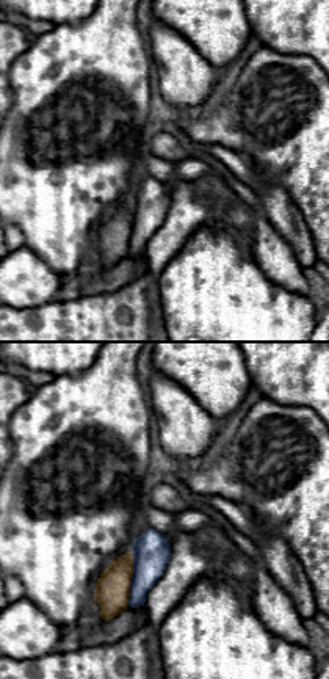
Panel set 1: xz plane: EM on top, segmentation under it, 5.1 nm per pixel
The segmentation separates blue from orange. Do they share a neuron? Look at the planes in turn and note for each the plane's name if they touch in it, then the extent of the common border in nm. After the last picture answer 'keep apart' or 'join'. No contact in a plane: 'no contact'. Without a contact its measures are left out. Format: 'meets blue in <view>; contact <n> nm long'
meets blue in xz; contact 280 nm long

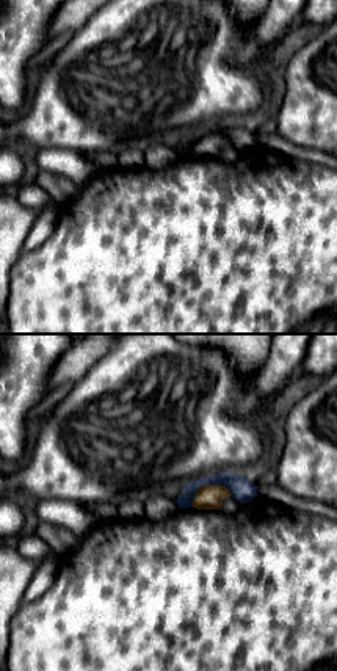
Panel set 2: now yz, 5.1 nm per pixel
meets blue in yz; contact 240 nm long

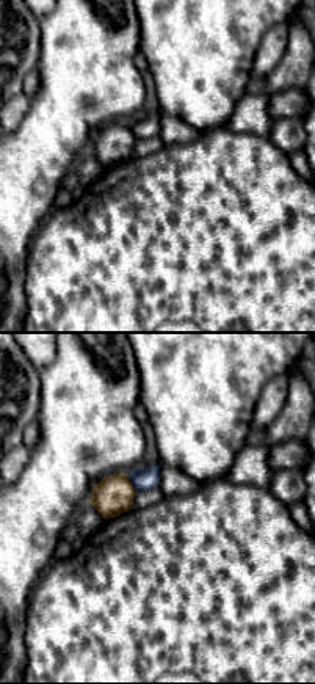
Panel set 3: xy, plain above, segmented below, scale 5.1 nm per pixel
meets blue in xy; contact 100 nm long

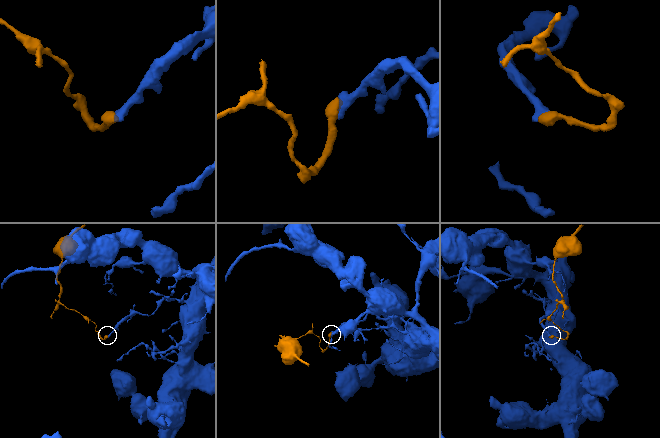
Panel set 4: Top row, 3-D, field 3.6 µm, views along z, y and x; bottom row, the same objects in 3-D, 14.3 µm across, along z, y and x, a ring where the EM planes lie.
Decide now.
keep apart

